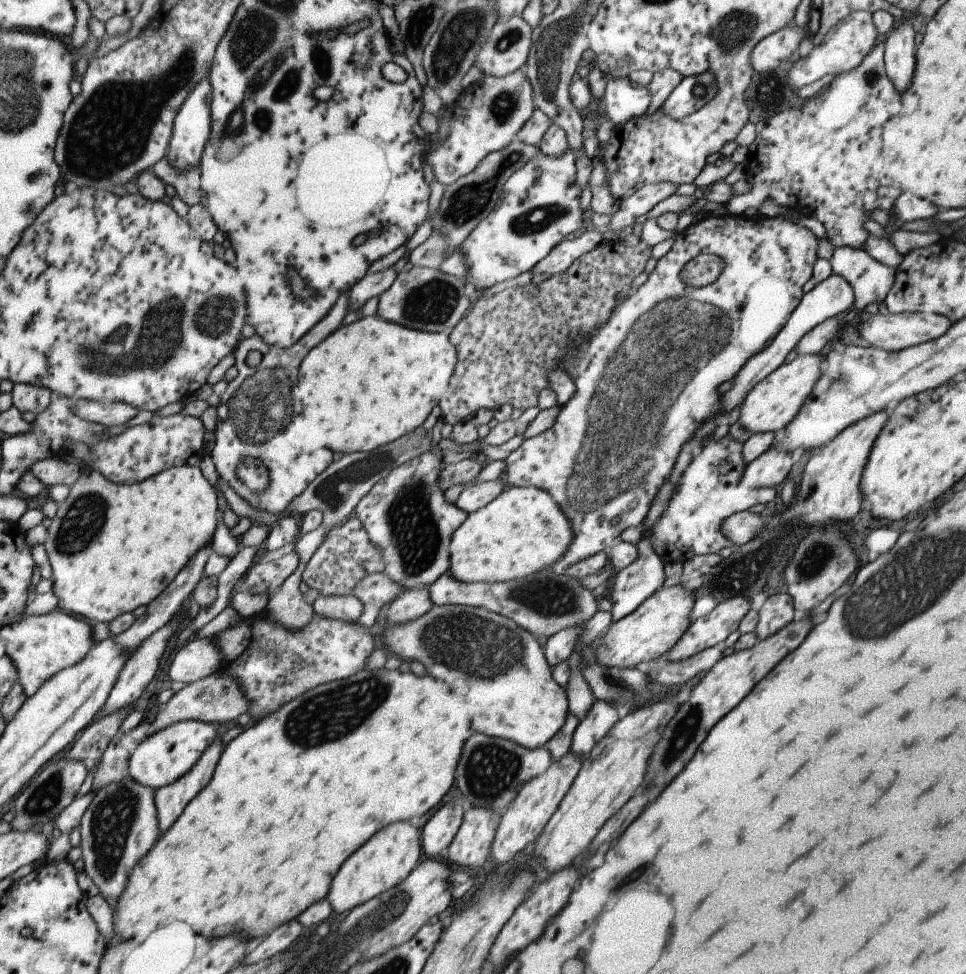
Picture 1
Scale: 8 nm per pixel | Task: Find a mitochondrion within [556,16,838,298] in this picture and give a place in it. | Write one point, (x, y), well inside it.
(770, 89)

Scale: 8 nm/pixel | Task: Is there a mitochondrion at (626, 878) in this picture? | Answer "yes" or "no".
yes

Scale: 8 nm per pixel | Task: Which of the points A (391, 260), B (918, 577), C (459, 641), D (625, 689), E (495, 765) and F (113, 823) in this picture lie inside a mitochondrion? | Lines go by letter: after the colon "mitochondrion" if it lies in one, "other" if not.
A: other
B: mitochondrion
C: mitochondrion
D: mitochondrion
E: mitochondrion
F: mitochondrion

